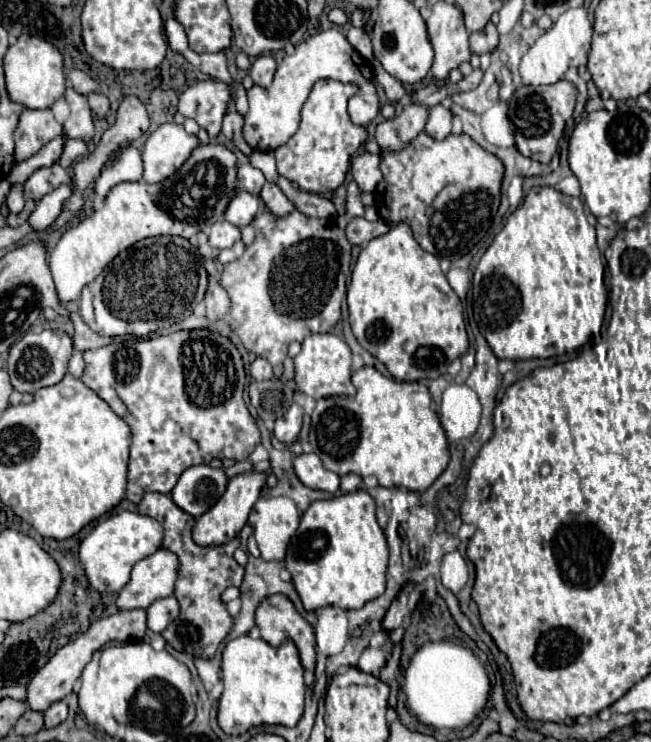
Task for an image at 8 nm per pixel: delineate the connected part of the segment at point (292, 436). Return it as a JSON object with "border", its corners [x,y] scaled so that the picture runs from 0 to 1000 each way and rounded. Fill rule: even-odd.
{"border":[[[450,543],[450,546],[444,549],[444,554],[422,567],[419,586],[422,586],[429,594],[453,602],[453,600],[456,600],[459,581],[462,581],[462,570],[465,570],[465,549],[462,549],[459,543]]]}

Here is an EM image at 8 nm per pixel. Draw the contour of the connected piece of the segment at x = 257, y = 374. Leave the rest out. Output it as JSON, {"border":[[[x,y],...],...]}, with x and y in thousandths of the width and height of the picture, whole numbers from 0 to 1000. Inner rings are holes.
{"border":[[[395,481],[389,489],[386,489],[386,508],[392,513],[407,513],[407,511],[416,511],[419,508],[419,497],[413,492],[413,487]]]}

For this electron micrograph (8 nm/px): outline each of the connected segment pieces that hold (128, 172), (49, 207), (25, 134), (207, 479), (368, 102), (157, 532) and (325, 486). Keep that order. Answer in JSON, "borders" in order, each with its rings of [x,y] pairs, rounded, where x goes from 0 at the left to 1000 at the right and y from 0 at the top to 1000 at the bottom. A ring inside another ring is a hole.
{"borders":[[[[192,198],[180,212],[174,212],[155,236],[146,244],[146,260],[161,268],[171,252],[177,252],[186,244],[217,244],[220,239],[220,220],[217,220],[217,206],[207,198]]],[[[91,249],[88,255],[81,255],[78,260],[72,260],[54,279],[54,284],[48,287],[48,292],[41,295],[45,306],[51,311],[69,311],[84,292],[94,287],[94,276],[100,271],[100,265],[106,265],[109,252],[106,249]]],[[[35,147],[23,174],[23,217],[35,217],[57,206],[72,190],[97,179],[78,147]]],[[[300,627],[281,635],[272,654],[263,662],[263,673],[272,683],[293,691],[296,697],[309,697],[318,691],[346,664],[349,643],[343,632],[327,632],[321,627]]],[[[502,39],[478,47],[472,55],[459,58],[450,74],[441,74],[432,88],[425,90],[425,98],[419,104],[419,112],[413,117],[395,117],[389,115],[382,120],[382,150],[376,155],[373,168],[373,187],[376,193],[392,204],[419,204],[429,195],[435,195],[453,177],[459,174],[459,150],[490,106],[518,106],[527,112],[548,112],[555,125],[539,131],[535,137],[535,152],[539,163],[548,168],[564,168],[576,160],[582,150],[582,133],[576,123],[576,106],[570,85],[561,82],[530,53],[530,47],[518,39]]],[[[186,689],[174,691],[161,699],[155,699],[137,721],[124,729],[121,737],[121,753],[131,764],[131,775],[143,794],[155,799],[180,799],[195,783],[204,761],[226,748],[238,745],[247,737],[250,726],[250,708],[226,694],[204,691],[204,689]]],[[[484,611],[456,613],[450,627],[459,648],[475,659],[493,659],[502,664],[515,664],[521,659],[521,640],[502,635]]]]}

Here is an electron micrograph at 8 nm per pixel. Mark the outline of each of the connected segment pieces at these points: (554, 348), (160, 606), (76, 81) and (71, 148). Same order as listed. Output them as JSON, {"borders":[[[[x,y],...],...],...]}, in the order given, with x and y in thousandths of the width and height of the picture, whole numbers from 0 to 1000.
{"borders":[[[[819,252],[803,276],[794,279],[782,295],[776,298],[776,306],[767,311],[767,317],[757,322],[745,344],[739,346],[730,371],[727,371],[727,425],[730,433],[745,451],[751,468],[767,484],[819,484],[819,481],[849,481],[849,478],[865,478],[874,473],[891,470],[897,465],[912,465],[923,460],[922,445],[926,437],[929,418],[932,414],[932,392],[928,384],[929,357],[926,344],[914,327],[914,306],[905,303],[896,271],[889,265],[874,265],[849,252]]],[[[250,805],[229,815],[226,821],[226,845],[235,853],[247,853],[266,834],[275,829],[275,813],[269,805]]],[[[118,93],[109,96],[109,112],[112,112],[115,123],[118,125],[127,125],[127,128],[143,125],[143,123],[152,120],[152,112],[146,106],[140,106],[137,101],[131,101],[127,96],[118,96]]],[[[103,187],[103,193],[100,193],[100,204],[97,204],[97,209],[94,209],[91,220],[94,220],[97,225],[103,225],[103,222],[109,222],[109,220],[112,220],[112,214],[134,209],[134,204],[137,204],[137,193]]]]}

